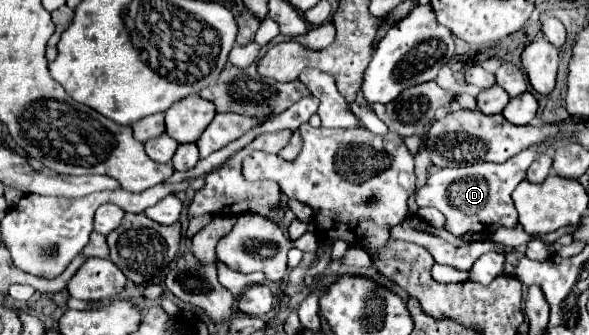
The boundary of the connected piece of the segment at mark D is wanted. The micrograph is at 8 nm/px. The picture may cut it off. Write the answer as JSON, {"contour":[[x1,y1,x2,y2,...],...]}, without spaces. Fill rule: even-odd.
{"contour":[[538,144,538,148,526,148,526,152,520,152,518,156,512,156,504,164,472,164,462,168,442,168,436,174,432,174,426,184,416,192,416,204,420,208,432,206,438,208,446,218,446,230,454,236,462,234,492,234,500,226,516,226,518,224,518,212,512,202,514,188,526,178,526,170,532,164,532,160,554,148,554,144]]}

